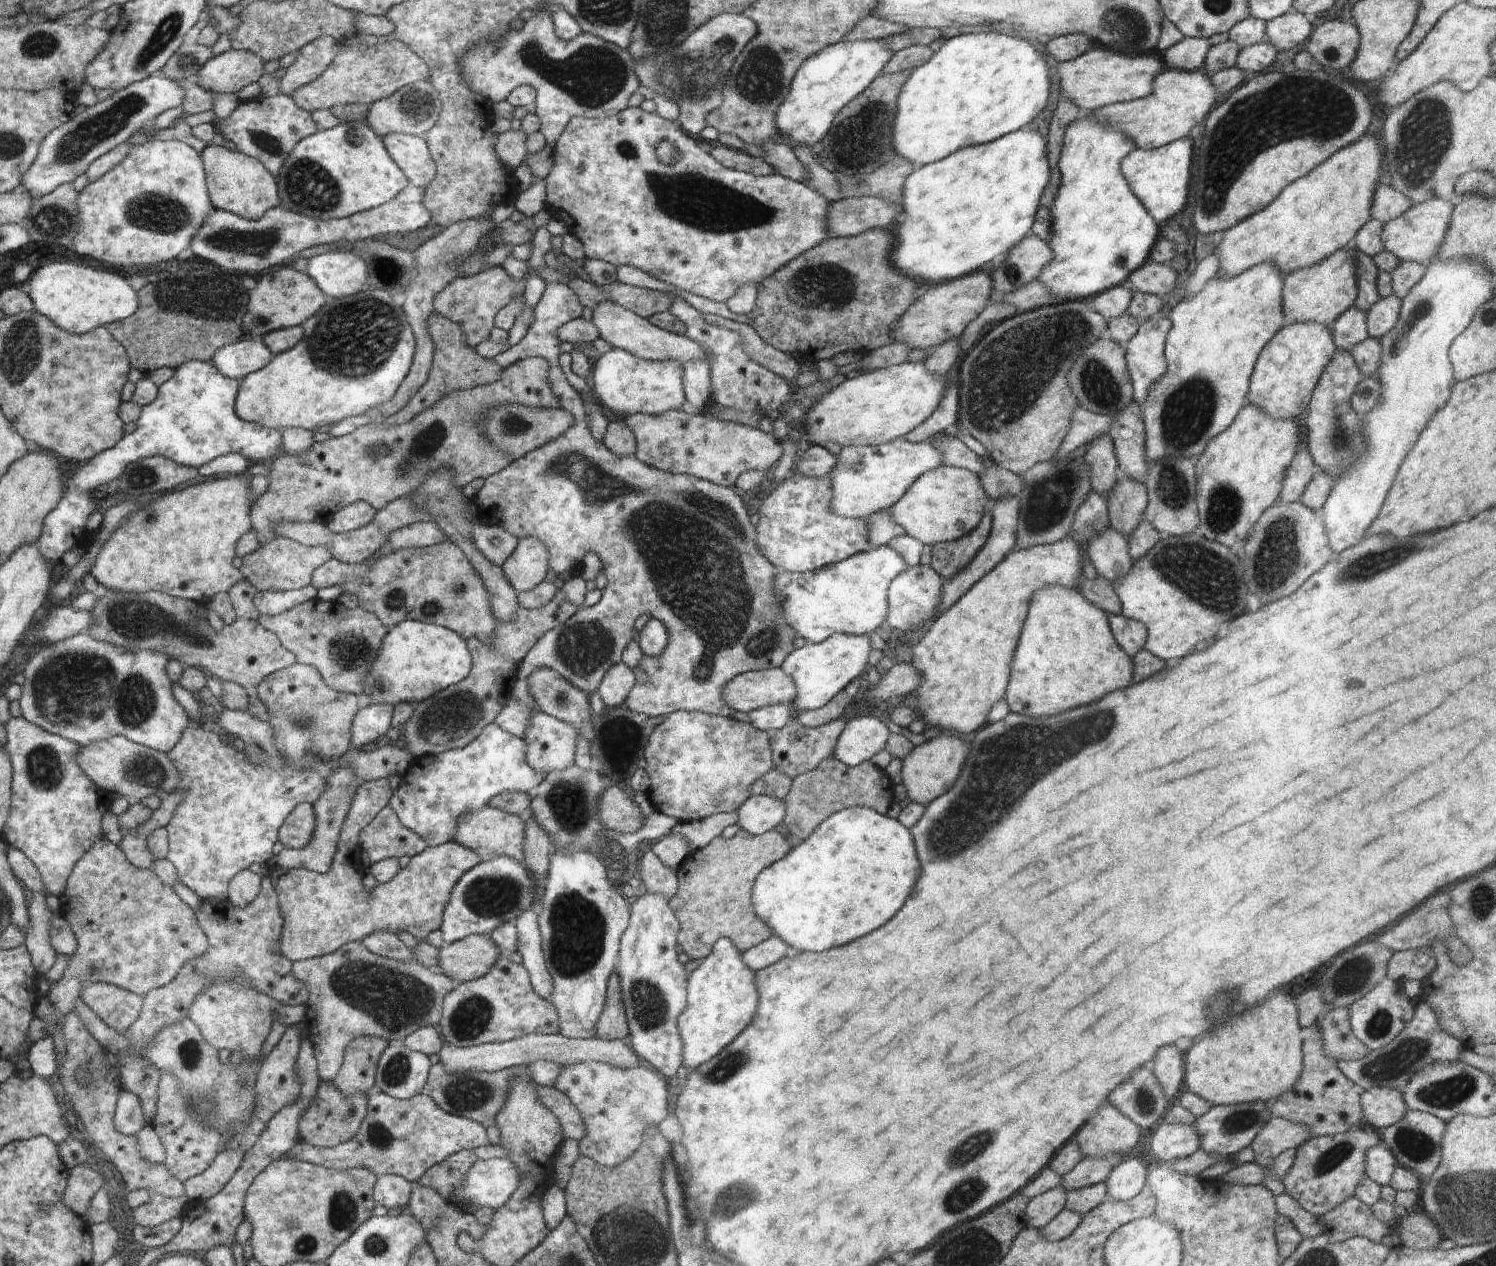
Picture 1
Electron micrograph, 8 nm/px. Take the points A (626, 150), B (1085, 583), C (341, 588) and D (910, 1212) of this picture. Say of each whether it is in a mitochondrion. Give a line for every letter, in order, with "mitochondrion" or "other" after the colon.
A: mitochondrion
B: other
C: other
D: other

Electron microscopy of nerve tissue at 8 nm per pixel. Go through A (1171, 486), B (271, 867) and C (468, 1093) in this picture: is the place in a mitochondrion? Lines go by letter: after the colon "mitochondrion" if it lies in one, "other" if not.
A: mitochondrion
B: other
C: mitochondrion

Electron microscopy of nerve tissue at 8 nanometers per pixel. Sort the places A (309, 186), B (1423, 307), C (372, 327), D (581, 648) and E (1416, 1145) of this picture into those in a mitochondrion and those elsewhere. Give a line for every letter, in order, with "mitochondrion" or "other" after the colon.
A: mitochondrion
B: mitochondrion
C: mitochondrion
D: mitochondrion
E: mitochondrion

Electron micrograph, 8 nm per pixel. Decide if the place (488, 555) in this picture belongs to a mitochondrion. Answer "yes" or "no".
no

